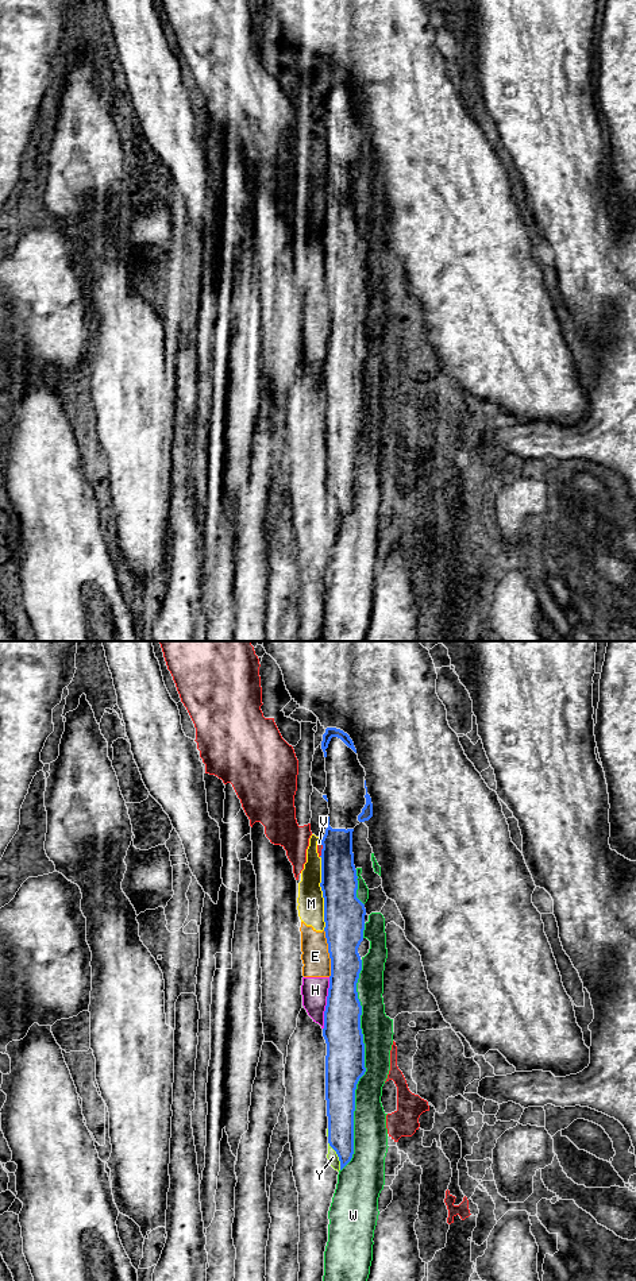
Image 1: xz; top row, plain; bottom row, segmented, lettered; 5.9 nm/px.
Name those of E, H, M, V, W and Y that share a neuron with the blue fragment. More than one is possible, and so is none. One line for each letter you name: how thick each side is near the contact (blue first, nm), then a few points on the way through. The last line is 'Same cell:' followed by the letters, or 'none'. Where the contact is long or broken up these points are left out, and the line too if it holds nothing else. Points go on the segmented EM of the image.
Same cell: none

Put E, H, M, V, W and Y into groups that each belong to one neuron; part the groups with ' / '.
E H M / V / W / Y

